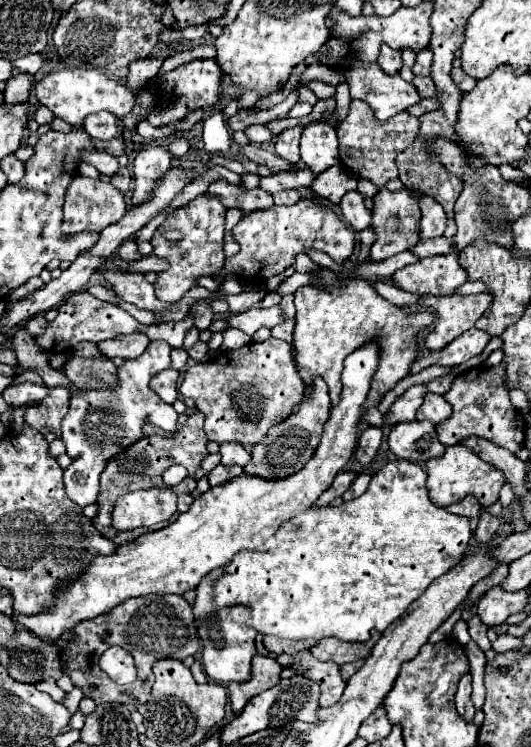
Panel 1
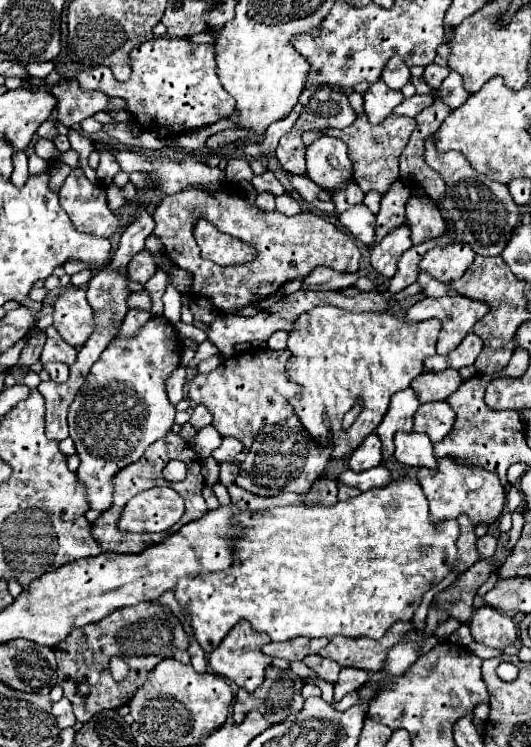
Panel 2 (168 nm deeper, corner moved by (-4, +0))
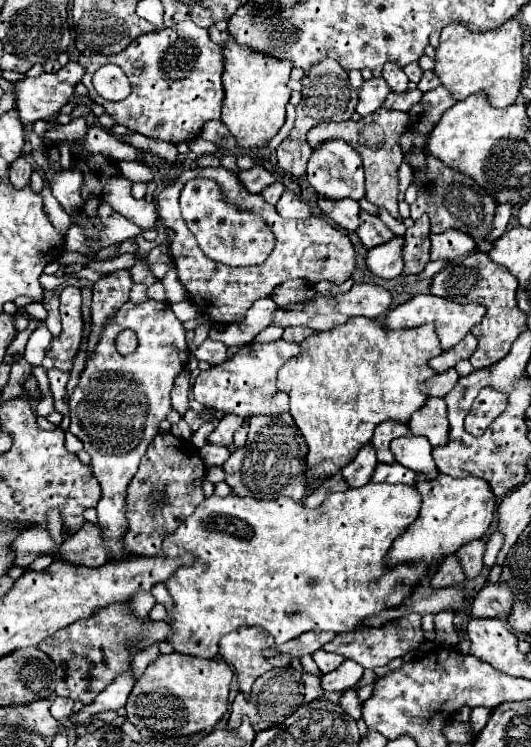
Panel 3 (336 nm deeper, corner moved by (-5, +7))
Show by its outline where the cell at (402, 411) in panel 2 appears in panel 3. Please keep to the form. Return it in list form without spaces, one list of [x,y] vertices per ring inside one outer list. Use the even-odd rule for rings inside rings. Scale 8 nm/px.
[[[385,420],[375,428],[373,434],[373,446],[377,450],[377,460],[385,462],[385,464],[393,464],[393,452],[389,450],[389,444],[393,438],[397,436],[407,436],[409,434],[409,426],[405,422],[393,422],[393,420]]]

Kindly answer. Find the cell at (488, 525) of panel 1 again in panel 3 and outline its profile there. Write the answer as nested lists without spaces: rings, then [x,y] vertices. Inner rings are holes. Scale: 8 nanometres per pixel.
[[[473,540],[465,546],[461,546],[457,550],[457,556],[459,556],[459,562],[465,570],[465,578],[475,578],[483,572],[483,554],[485,554],[485,546],[487,542],[485,540]]]

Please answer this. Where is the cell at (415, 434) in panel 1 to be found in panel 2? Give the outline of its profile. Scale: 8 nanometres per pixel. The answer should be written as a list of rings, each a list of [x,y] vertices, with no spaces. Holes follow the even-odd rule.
[[[396,433],[394,437],[394,457],[408,467],[428,467],[428,469],[436,469],[438,461],[432,453],[432,443],[428,441],[428,437],[424,437],[424,433]]]

